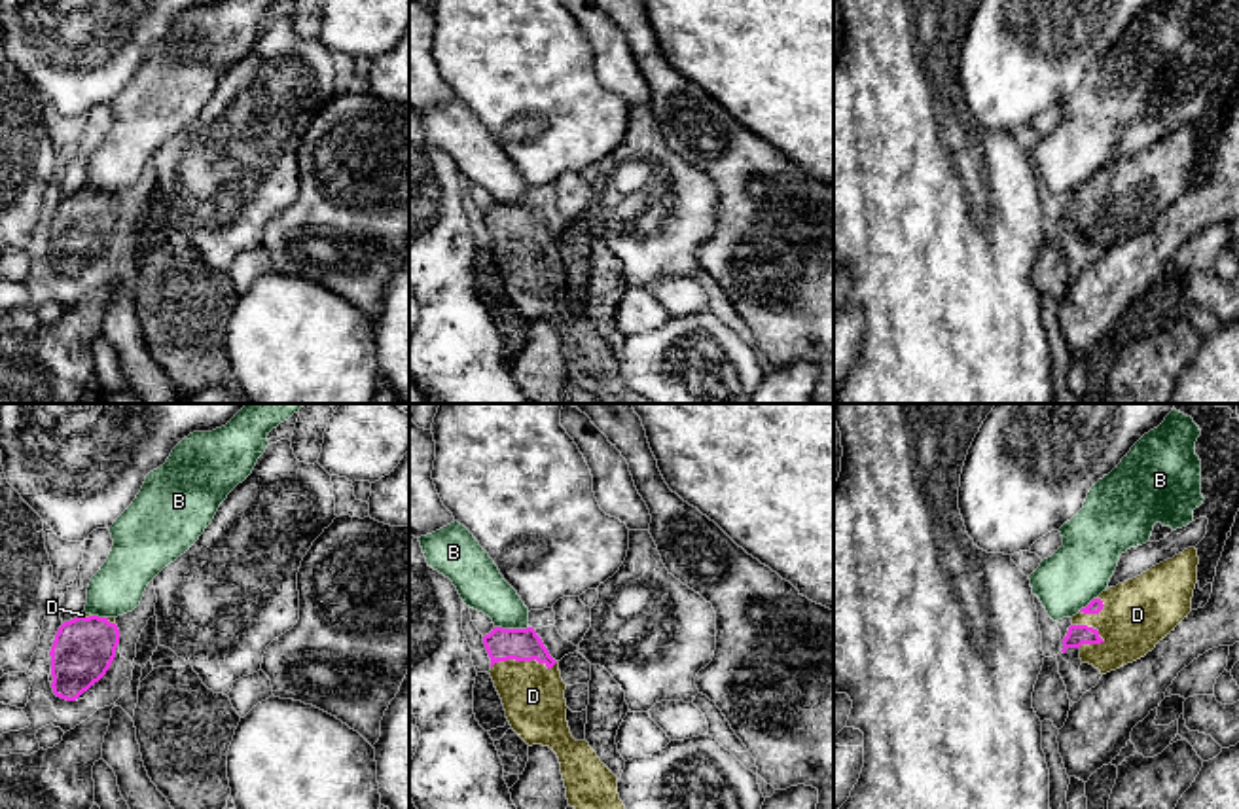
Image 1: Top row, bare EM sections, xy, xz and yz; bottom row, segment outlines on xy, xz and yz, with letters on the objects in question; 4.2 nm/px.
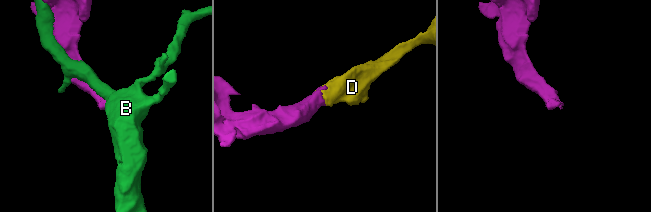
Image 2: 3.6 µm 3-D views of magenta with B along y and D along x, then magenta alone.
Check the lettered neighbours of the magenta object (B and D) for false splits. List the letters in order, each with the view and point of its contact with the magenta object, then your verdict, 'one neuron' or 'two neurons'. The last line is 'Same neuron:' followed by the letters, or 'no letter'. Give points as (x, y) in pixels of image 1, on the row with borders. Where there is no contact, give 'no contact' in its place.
B: xz (512, 629) | two neurons
D: xz (523, 660) | one neuron
Same neuron: D

